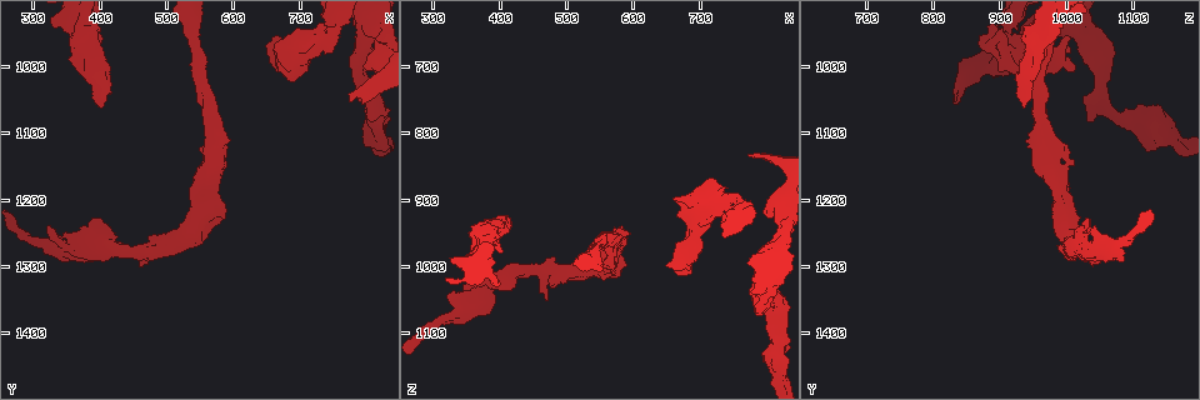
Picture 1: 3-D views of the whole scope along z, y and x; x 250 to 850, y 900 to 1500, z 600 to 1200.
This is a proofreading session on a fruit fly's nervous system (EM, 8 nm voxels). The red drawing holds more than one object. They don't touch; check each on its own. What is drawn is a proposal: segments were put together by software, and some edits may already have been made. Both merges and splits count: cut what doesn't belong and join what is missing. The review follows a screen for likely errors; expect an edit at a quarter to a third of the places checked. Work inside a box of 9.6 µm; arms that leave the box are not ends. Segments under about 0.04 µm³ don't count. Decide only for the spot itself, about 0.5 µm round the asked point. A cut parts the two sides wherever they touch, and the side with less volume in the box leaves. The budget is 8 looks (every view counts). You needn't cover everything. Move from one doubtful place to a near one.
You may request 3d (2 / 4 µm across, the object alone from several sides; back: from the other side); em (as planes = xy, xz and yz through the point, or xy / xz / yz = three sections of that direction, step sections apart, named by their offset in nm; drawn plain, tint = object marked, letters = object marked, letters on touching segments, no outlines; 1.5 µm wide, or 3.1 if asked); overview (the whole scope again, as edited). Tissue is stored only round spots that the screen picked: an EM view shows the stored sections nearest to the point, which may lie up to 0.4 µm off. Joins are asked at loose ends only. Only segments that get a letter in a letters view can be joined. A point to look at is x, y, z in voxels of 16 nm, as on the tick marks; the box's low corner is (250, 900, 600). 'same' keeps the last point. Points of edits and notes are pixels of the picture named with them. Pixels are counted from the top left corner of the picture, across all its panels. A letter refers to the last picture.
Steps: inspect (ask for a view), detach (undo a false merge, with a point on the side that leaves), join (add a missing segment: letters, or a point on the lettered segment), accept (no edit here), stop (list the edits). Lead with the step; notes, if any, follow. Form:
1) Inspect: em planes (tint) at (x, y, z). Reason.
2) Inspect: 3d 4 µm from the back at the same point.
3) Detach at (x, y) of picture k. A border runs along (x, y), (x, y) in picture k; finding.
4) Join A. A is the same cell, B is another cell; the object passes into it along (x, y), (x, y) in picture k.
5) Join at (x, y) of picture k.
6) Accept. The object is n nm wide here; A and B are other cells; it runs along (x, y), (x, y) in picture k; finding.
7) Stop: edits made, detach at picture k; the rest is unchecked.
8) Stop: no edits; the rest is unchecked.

Inspect: em planes (tint) at (550, 1005, 960). A narrow waist.

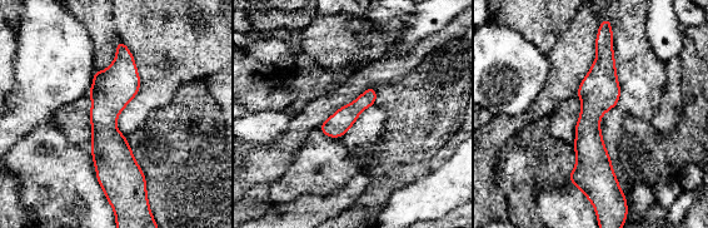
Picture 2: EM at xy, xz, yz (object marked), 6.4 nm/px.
Inspect: em planes (letters) at the same point.

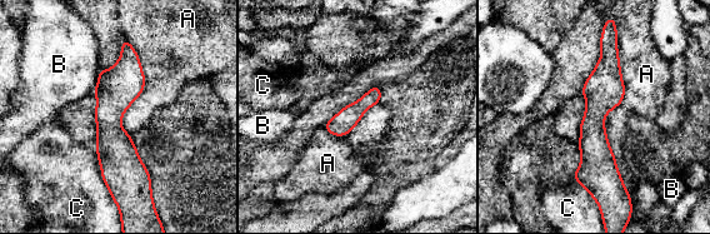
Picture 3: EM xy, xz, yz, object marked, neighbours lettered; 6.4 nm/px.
Accept. The object is 150 nm wide here; A, B and C are other cells; a border runs along (615, 29), (630, 194) in picture 3; continuous, no second neuron.

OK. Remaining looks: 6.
Inspect: 3d 2 µm at (560, 1110, 990).

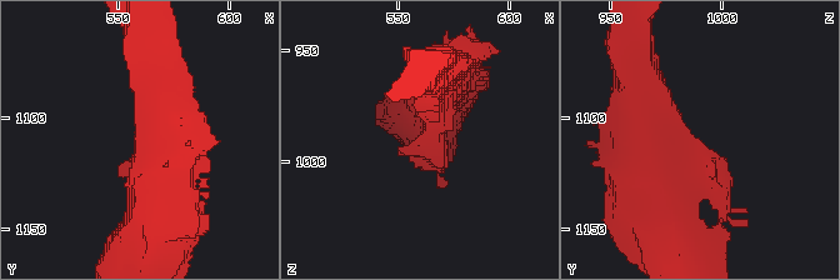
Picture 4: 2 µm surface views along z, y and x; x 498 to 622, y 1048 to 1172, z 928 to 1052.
Inspect: em xz step 8 (tint) at (561, 1108, 989). Now the EM.

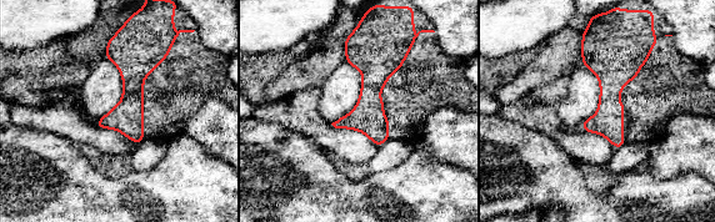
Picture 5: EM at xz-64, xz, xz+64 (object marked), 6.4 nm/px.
Inspect: em xy step 8 (letters) at the same point.

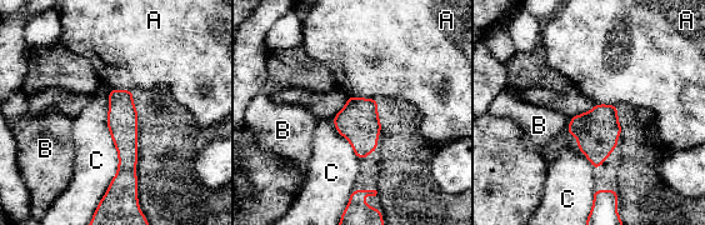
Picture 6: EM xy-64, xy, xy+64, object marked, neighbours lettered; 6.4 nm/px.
Accept. A, B and C are other cells; a border runs along (349, 95), (374, 99) in picture 6; no lettered segment goes on from it.

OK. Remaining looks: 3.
Inspect: 3d 4 µm at (390, 1230, 1035). Branch stops here.

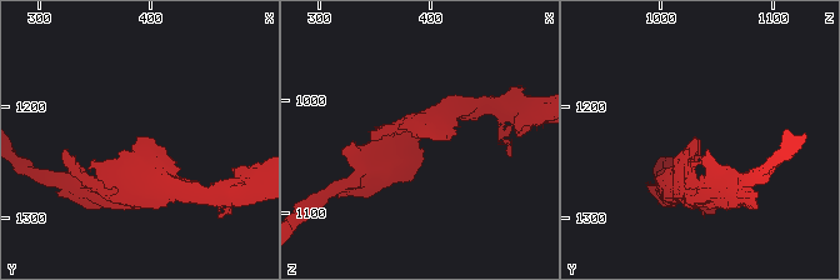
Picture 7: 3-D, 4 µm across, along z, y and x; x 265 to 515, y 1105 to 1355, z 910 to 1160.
Inspect: em yz step 4 (letters) at (390, 1228, 1036). Shape alone is not enough.

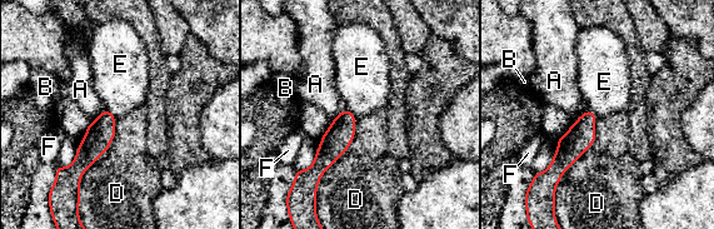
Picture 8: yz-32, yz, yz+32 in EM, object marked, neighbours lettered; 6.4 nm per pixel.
Accept. A, B, D, E and F are other cells; a border runs along (104, 108), (114, 117) in picture 8; none of them fits.

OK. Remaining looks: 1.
Stop: no edits; the rest is unchecked.

